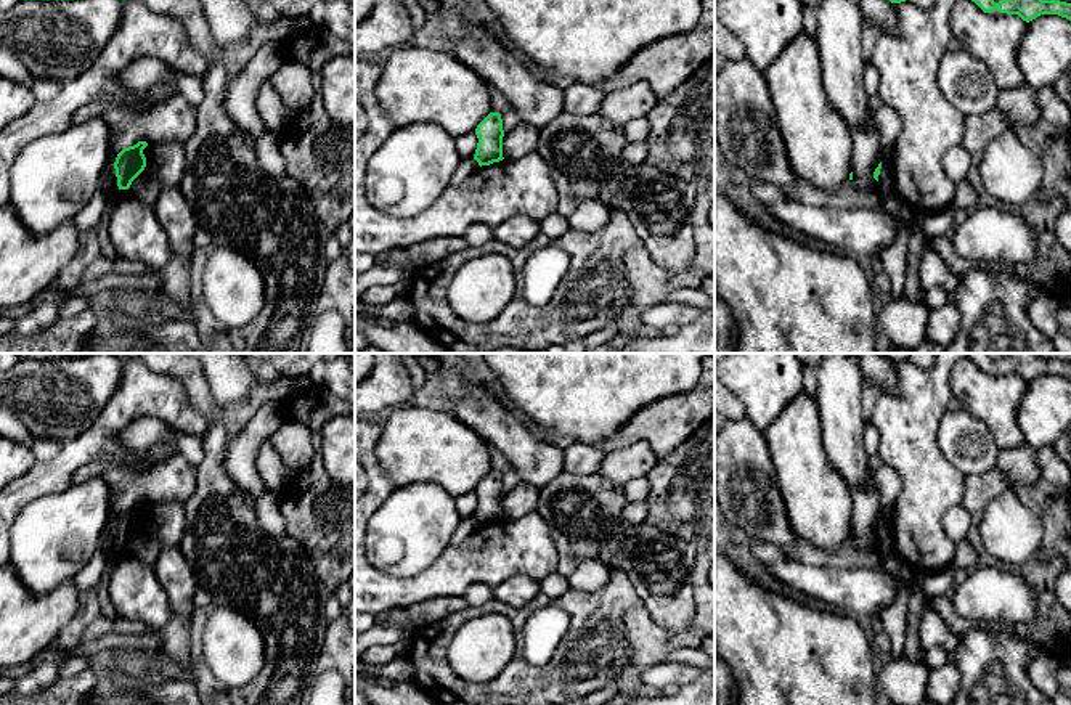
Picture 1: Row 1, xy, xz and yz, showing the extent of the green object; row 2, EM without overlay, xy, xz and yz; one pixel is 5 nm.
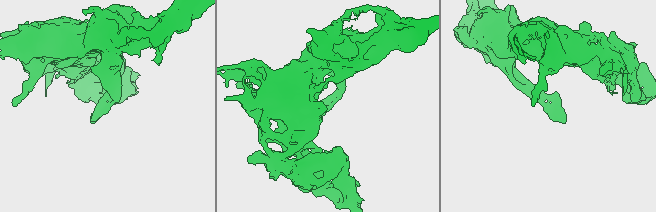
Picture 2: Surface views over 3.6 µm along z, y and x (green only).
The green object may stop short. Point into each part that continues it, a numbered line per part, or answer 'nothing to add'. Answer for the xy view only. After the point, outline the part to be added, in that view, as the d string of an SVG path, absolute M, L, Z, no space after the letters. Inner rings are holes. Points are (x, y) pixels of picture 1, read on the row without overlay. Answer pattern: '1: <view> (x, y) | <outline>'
nothing to add

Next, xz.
nothing to add

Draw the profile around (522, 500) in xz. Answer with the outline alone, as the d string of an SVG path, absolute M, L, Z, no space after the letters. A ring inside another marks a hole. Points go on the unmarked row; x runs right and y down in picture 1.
M523 483L515 485L503 496L503 517L519 519L527 514L536 512L540 490Z

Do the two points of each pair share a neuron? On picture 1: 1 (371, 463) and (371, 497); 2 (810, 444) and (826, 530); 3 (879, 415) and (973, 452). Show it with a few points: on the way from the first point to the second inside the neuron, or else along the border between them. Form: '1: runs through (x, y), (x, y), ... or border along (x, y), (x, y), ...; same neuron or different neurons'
1: runs through (374, 471), (374, 489); same neuron
2: runs through (810, 464), (810, 485), (819, 509); same neuron
3: border along (946, 410), (940, 423), (938, 447), (959, 469); different neurons

